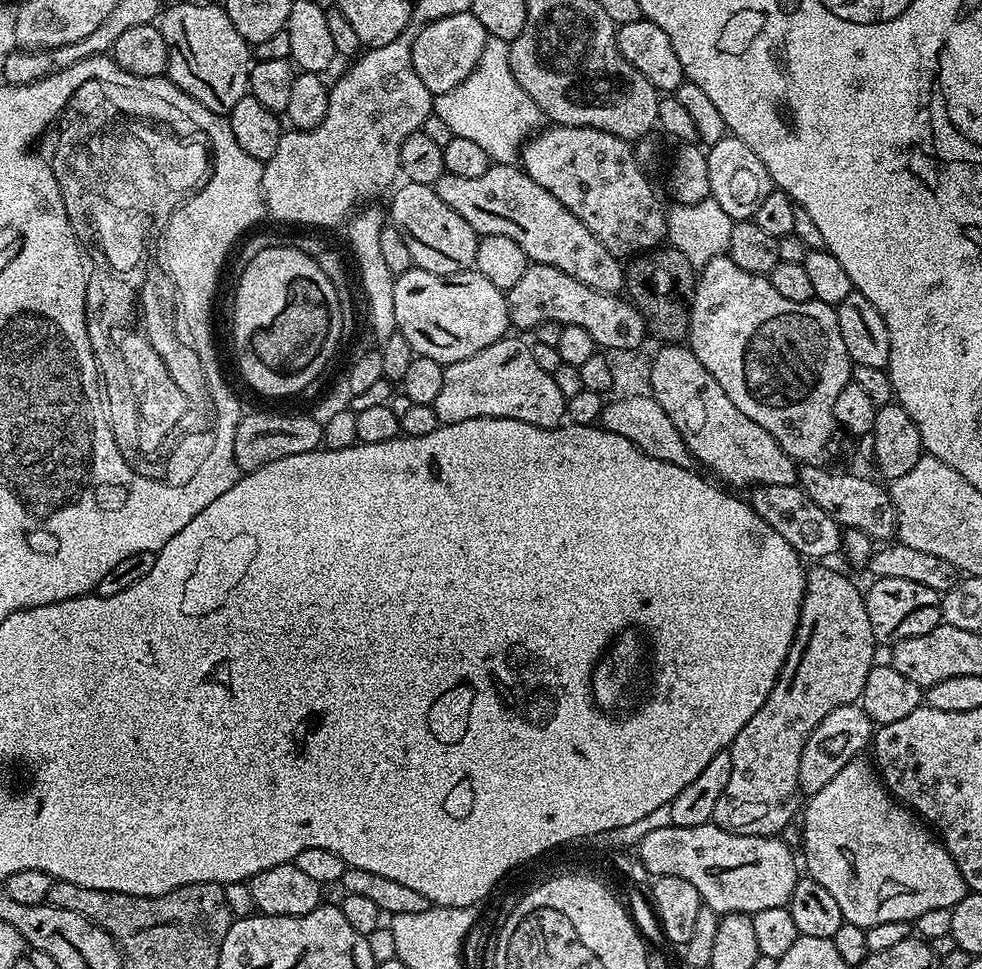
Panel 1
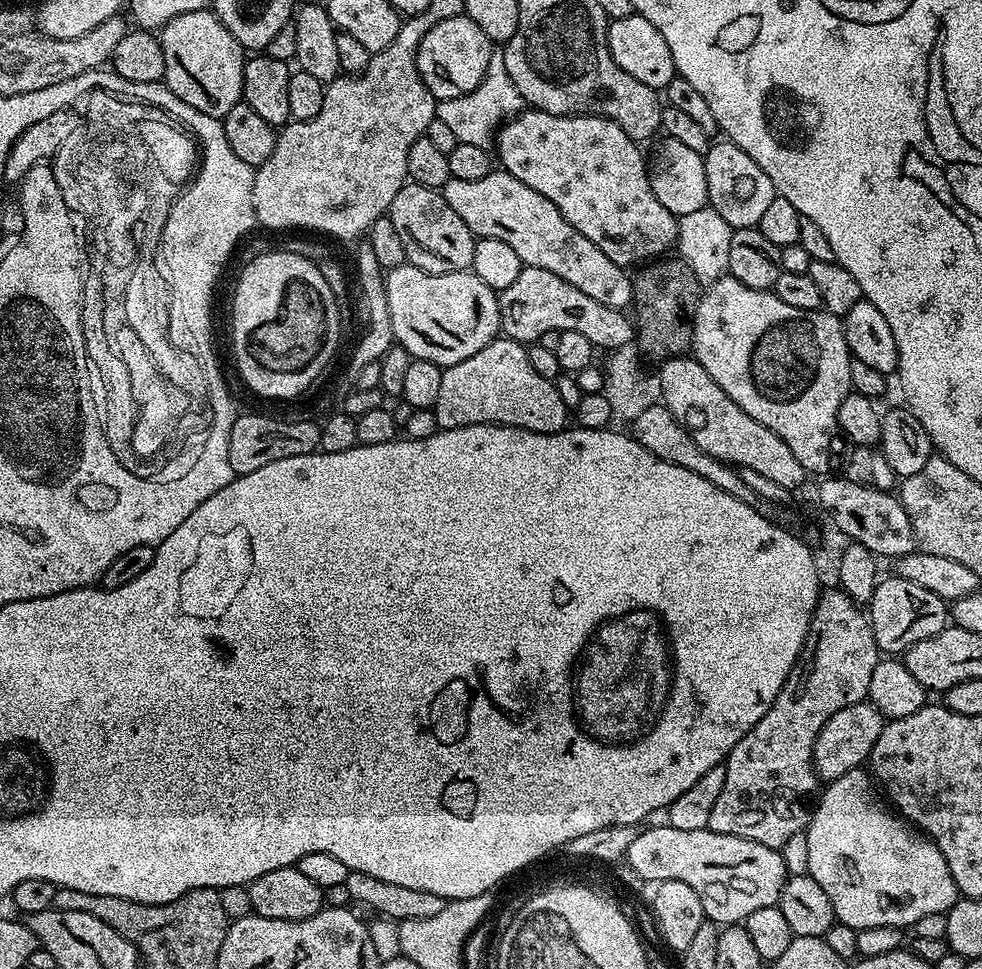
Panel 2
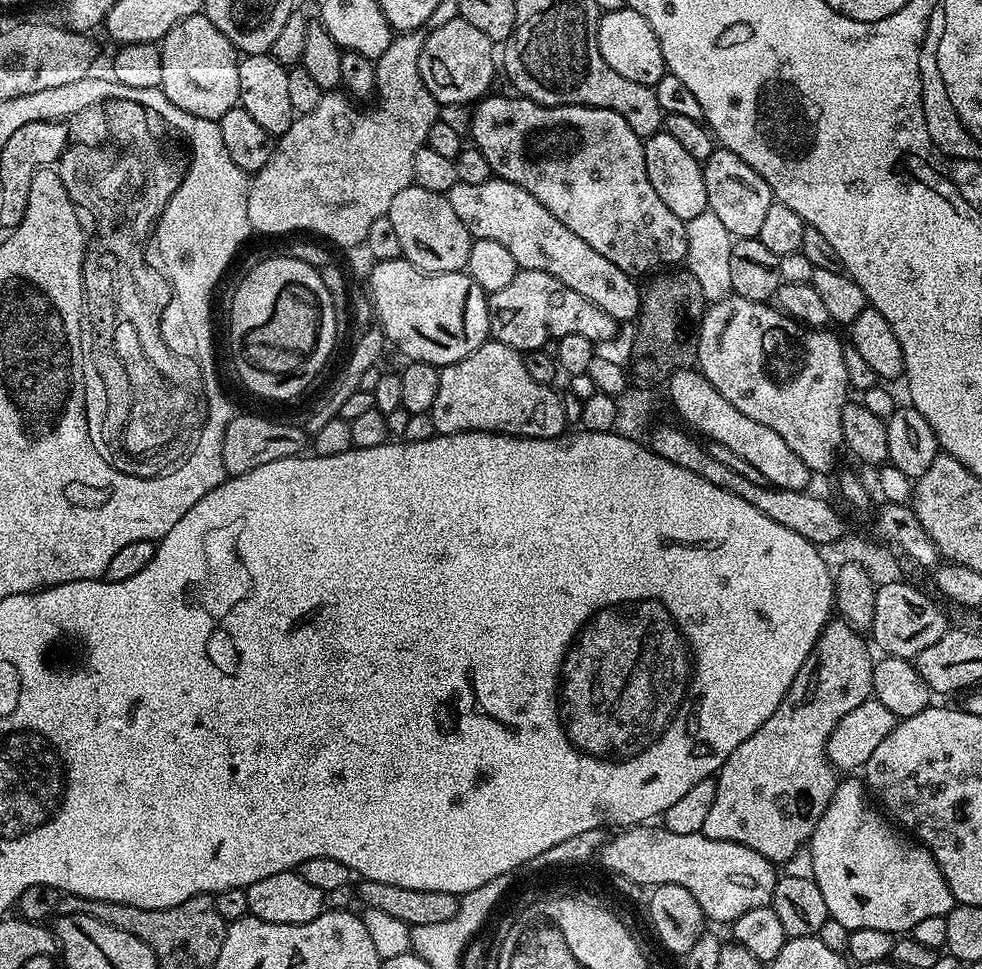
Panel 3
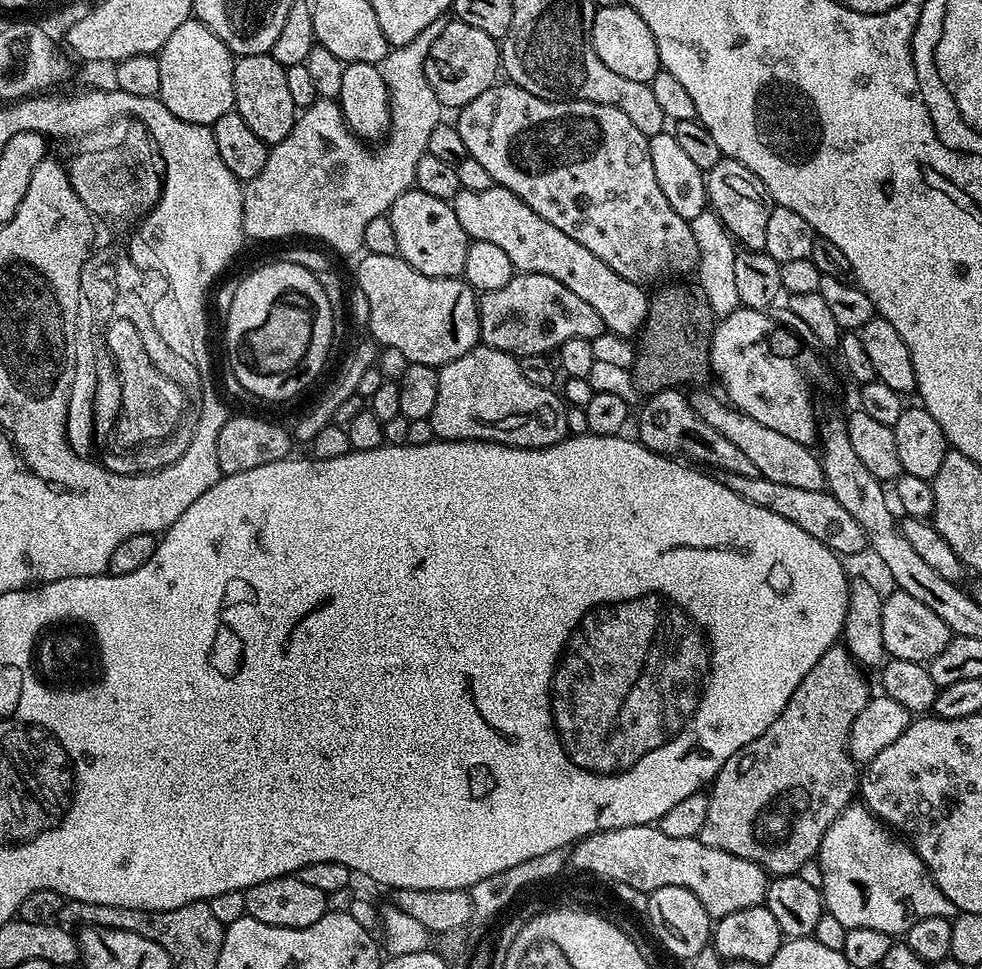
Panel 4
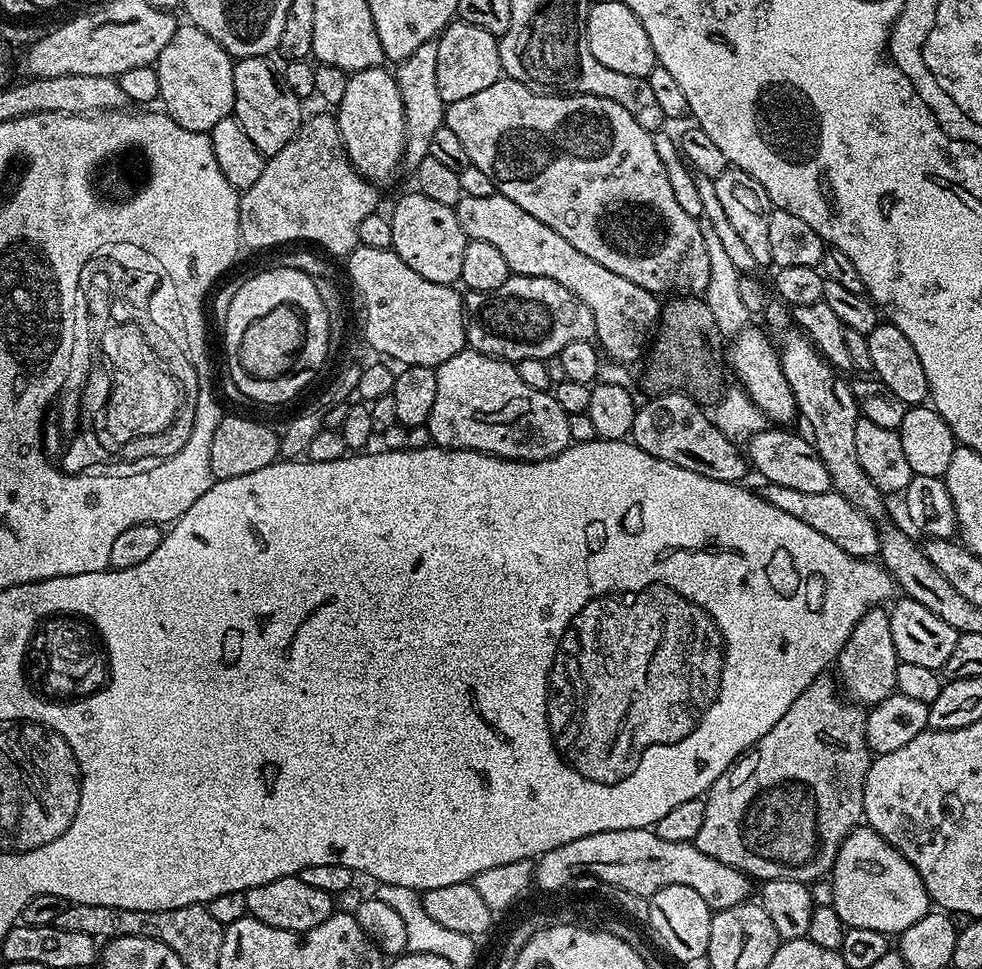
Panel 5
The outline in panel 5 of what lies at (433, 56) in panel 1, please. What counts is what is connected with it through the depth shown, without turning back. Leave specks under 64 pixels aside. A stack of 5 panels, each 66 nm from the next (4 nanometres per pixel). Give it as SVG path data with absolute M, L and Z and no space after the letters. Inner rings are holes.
M453 22L440 33L438 37L438 94L442 94L445 105L458 102L458 98L470 98L470 94L478 94L482 90L486 90L486 86L494 86L496 80L501 79L502 69L500 67L500 45L497 37L486 34L486 30L478 30L478 26L470 26L463 22Z

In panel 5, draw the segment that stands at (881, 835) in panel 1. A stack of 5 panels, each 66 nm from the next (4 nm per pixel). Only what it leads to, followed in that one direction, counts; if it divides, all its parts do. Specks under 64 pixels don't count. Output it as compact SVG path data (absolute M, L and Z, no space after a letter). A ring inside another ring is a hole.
M867 826L853 828L852 833L842 842L830 873L831 880L833 896L830 907L838 914L838 918L842 918L845 928L899 934L914 926L914 922L918 922L918 918L930 910L928 891L922 878L918 878L918 870L914 870L914 866L910 866L910 862L906 862L906 858L902 858L902 854L894 850L890 842L886 842L873 828Z

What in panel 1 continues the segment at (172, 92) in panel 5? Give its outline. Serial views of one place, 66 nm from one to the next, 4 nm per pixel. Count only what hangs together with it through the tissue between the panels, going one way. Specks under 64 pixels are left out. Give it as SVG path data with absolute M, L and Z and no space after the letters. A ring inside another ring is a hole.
M219 3L171 4L163 9L158 20L160 33L166 38L168 47L168 79L190 94L190 98L202 102L206 110L232 113L240 99L249 95L248 41L234 30L234 22L230 22L228 12Z

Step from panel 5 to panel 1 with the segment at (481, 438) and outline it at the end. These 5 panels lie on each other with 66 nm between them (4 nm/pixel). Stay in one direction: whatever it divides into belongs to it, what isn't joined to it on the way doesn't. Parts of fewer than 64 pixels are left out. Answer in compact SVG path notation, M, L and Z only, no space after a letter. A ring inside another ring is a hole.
M512 334L486 346L486 350L478 350L478 354L470 354L470 358L444 365L442 387L431 406L441 424L470 418L514 418L530 422L530 426L554 428L566 416L566 401L558 382L554 382L551 372L534 362L532 344L515 340Z

